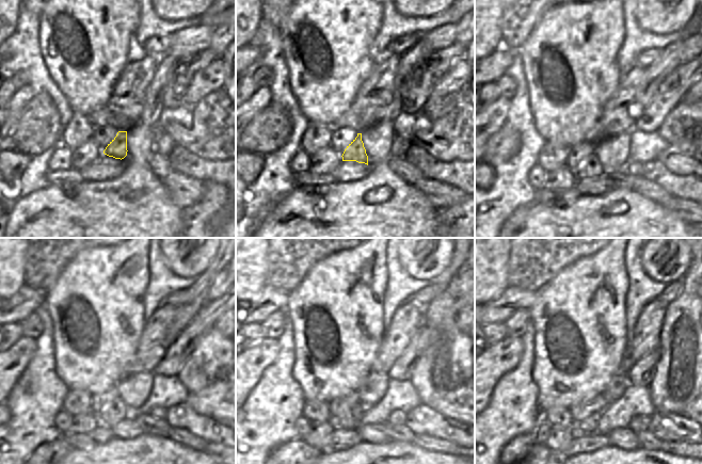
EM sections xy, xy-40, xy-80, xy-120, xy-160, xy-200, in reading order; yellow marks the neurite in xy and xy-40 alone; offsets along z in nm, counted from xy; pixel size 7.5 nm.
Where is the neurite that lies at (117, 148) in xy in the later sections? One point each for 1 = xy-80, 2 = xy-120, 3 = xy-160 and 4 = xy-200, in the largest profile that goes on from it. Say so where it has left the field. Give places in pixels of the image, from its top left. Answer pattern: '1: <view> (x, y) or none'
1: xy-80 (590, 168)
2: xy-120 (115, 411)
3: xy-160 (351, 419)
4: xy-200 (587, 426)

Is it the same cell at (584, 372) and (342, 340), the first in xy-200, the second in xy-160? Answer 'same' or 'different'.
same

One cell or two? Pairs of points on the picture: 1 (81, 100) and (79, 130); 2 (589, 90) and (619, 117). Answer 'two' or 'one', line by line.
1: two
2: two

